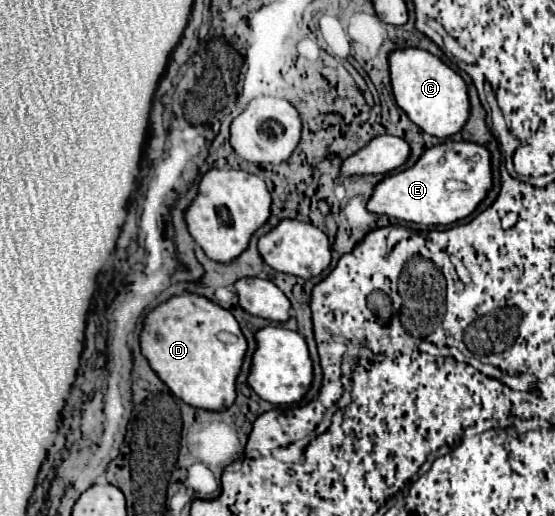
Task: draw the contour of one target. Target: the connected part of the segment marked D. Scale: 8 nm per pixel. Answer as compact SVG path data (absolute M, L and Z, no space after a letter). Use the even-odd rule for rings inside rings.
M194 293L172 297L144 319L140 347L158 377L184 403L208 411L224 411L234 403L236 377L242 369L248 343L228 309Z

